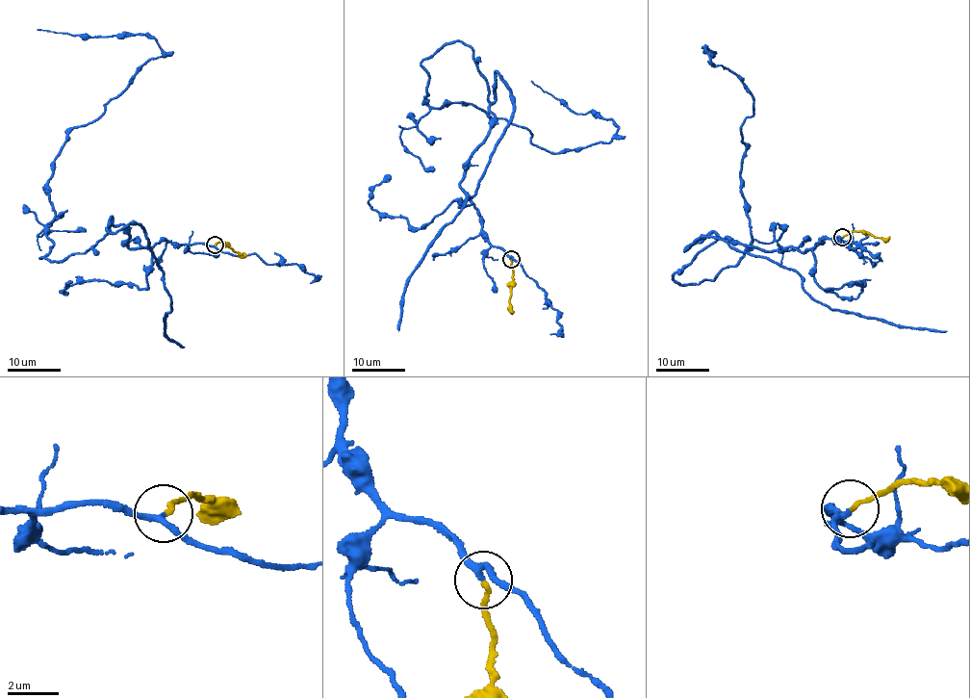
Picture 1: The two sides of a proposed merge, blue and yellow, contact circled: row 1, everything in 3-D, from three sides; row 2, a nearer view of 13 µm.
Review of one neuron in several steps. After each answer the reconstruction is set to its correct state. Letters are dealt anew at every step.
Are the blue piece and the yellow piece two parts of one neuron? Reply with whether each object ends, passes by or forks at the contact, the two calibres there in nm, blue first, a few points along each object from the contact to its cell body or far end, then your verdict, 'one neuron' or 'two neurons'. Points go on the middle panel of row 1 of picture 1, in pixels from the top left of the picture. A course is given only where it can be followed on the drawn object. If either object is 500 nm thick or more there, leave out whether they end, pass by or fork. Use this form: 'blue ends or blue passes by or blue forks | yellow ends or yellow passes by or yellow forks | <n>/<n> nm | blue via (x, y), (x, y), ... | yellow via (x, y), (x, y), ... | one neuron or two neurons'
blue passes by | yellow ends | 200/170 nm | blue via (511, 260), (460, 185), (486, 79), (457, 40), (421, 62), (429, 105), (554, 153), (614, 138), (532, 80) | yellow via (511, 260), (511, 313) | one neuron

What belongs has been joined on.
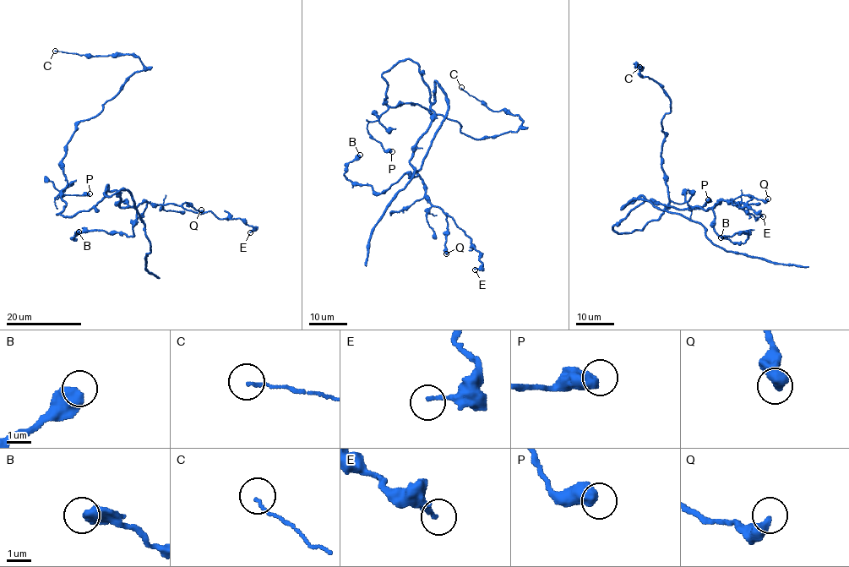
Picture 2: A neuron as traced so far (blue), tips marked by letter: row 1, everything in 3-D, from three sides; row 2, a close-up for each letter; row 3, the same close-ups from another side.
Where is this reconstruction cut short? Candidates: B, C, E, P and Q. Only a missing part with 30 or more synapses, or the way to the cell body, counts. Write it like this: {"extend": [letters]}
{"extend": []}

